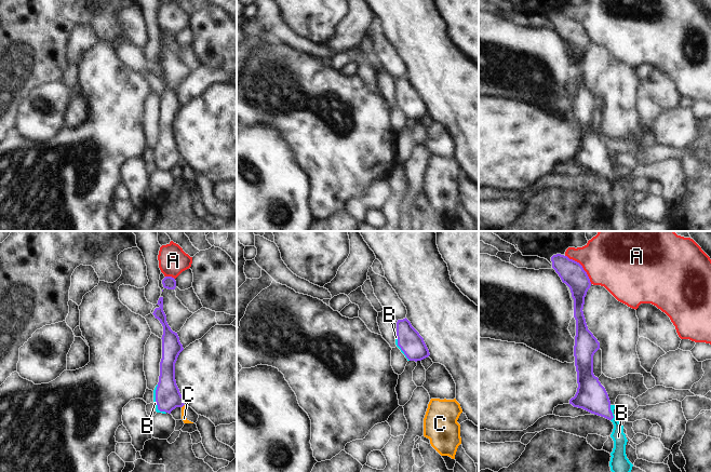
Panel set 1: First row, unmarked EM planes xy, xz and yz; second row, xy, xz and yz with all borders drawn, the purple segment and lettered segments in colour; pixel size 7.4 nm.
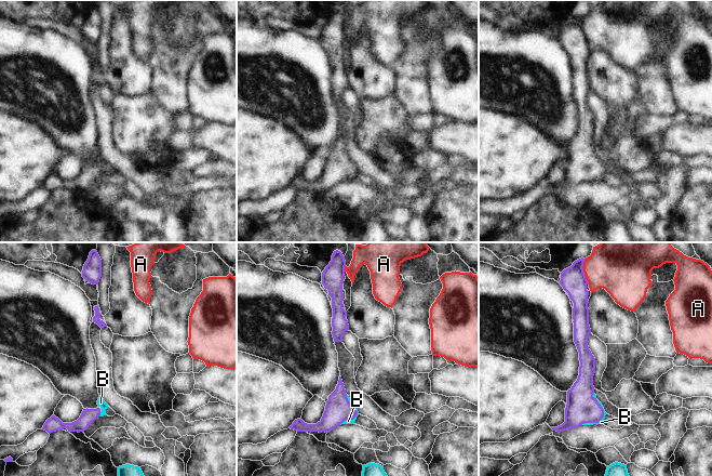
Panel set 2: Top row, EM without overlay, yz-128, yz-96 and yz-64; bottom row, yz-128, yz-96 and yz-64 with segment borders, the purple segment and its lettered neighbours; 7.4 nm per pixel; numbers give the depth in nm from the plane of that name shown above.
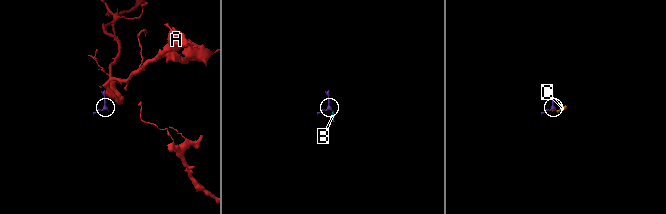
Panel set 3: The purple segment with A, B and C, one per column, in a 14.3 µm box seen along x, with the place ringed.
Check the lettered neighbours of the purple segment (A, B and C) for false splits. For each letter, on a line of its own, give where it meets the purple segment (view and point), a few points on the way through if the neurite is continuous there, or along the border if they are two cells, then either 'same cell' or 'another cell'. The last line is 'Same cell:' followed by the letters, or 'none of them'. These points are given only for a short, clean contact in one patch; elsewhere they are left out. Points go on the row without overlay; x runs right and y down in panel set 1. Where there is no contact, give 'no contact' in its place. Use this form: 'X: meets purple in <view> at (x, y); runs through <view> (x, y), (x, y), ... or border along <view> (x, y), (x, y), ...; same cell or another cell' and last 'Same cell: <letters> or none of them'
A: meets purple in yz at (581, 25); border along yz (565, 13), (581, 24), (591, 41); another cell
B: meets purple in xy at (156, 159); runs through xy (168, 154), (163, 159), (156, 159), (155, 161); same cell
C: meets purple in xy at (183, 163); border along xy (184, 162), (182, 165); another cell
Same cell: B

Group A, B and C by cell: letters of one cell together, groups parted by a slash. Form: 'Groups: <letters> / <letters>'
Groups: A / B / C.

